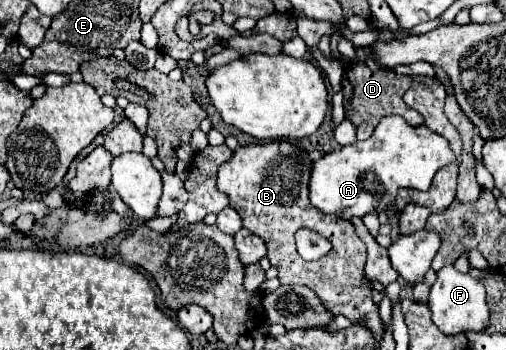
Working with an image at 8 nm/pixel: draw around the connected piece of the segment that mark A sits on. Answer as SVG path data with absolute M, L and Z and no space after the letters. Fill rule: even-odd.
M385 115L367 141L345 145L313 163L309 199L319 211L341 219L365 217L381 209L385 209L391 219L399 213L395 197L401 187L427 191L437 169L449 165L453 159L449 143L441 135L429 131L425 125L411 127L399 115Z

